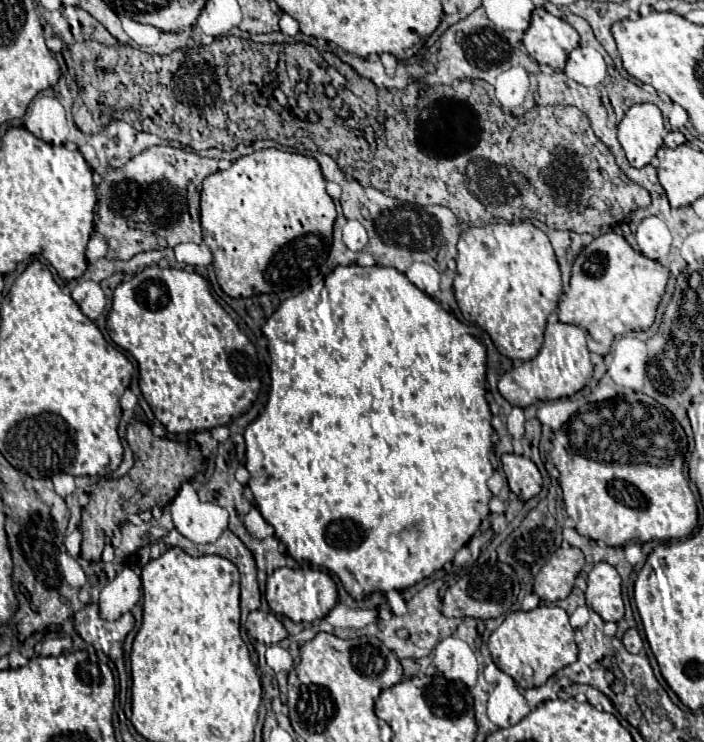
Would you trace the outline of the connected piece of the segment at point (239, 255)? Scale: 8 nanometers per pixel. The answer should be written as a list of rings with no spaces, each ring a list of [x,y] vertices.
[[[260,149],[244,155],[226,171],[216,171],[204,179],[200,193],[200,223],[204,243],[214,255],[214,273],[222,291],[230,297],[252,297],[256,293],[300,293],[320,277],[320,265],[332,247],[332,225],[336,209],[326,193],[326,179],[314,157]]]

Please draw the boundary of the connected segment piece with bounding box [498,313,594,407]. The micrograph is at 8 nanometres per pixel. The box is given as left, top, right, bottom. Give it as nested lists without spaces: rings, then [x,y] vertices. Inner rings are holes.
[[[552,313],[547,319],[544,345],[540,353],[534,359],[524,361],[520,367],[504,373],[498,381],[498,391],[512,405],[528,407],[538,401],[552,401],[574,395],[592,379],[592,371],[594,365],[586,347],[586,333],[576,325],[560,323],[557,314]]]

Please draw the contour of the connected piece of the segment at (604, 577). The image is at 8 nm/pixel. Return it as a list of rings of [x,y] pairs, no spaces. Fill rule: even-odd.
[[[602,561],[602,563],[594,565],[594,569],[588,573],[586,603],[604,621],[618,623],[624,617],[620,575],[610,563]]]

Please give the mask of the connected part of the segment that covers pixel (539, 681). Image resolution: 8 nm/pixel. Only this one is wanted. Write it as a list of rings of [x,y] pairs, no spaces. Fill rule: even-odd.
[[[540,605],[532,611],[514,611],[490,635],[488,641],[494,663],[510,675],[520,687],[538,687],[548,681],[556,671],[570,665],[578,657],[574,629],[562,607]]]

